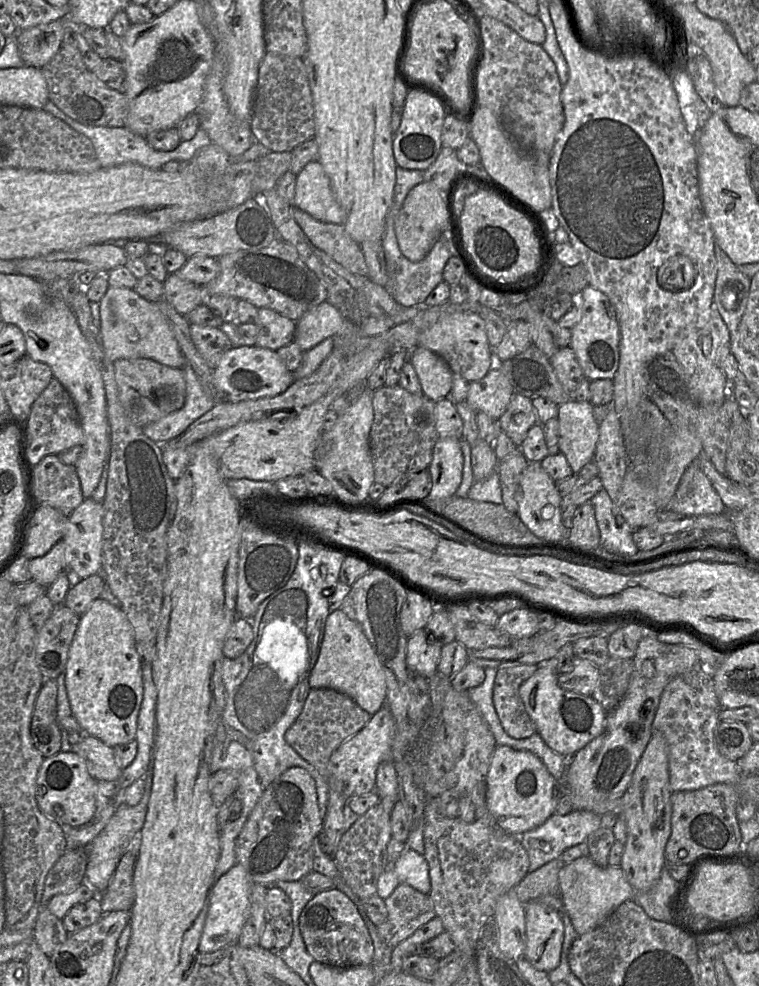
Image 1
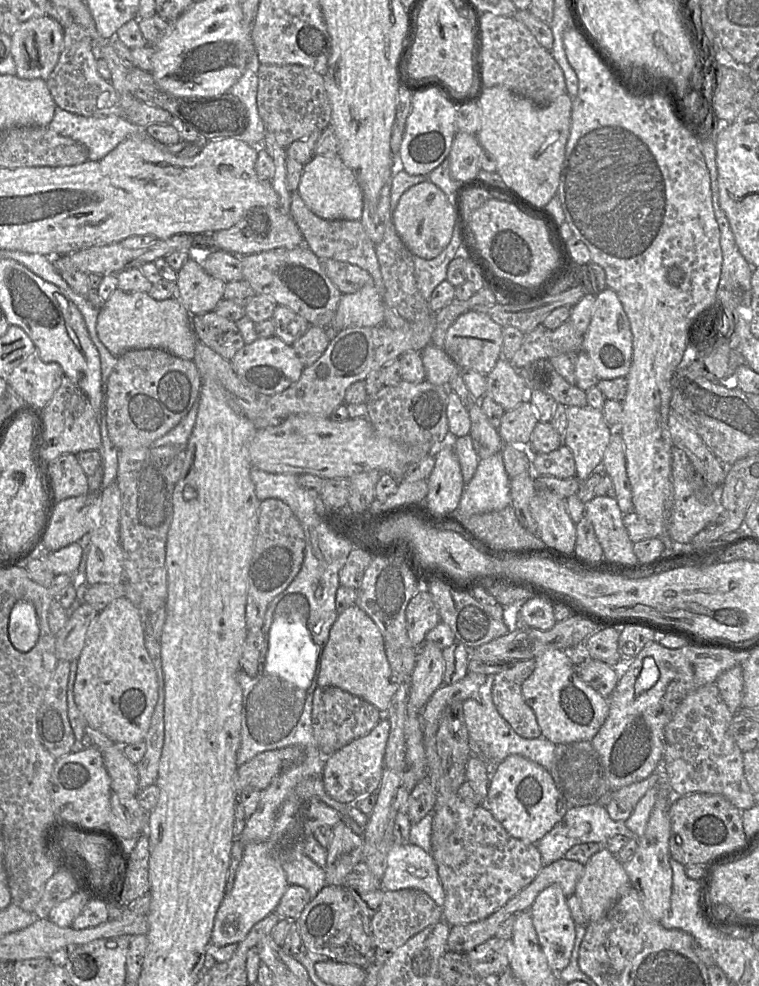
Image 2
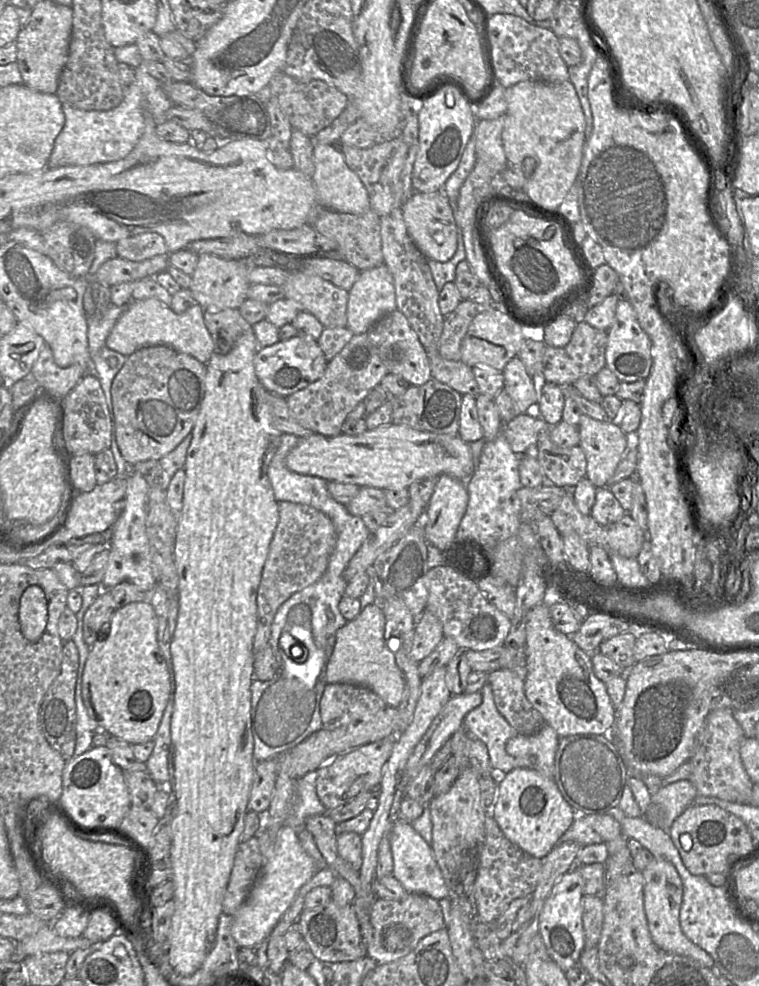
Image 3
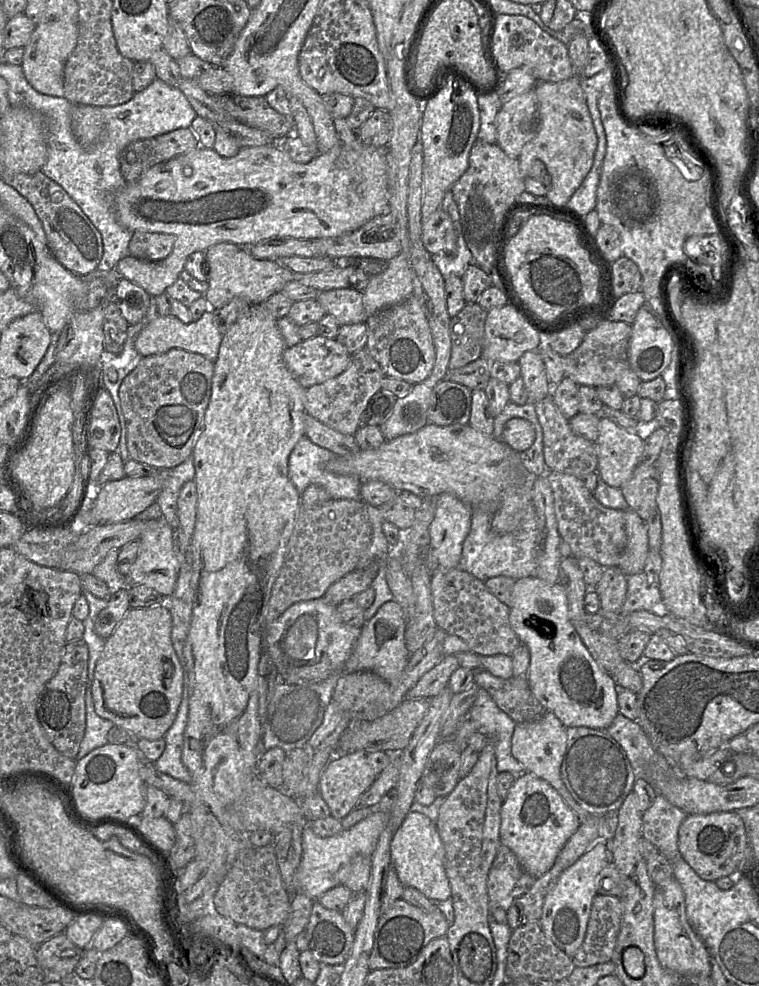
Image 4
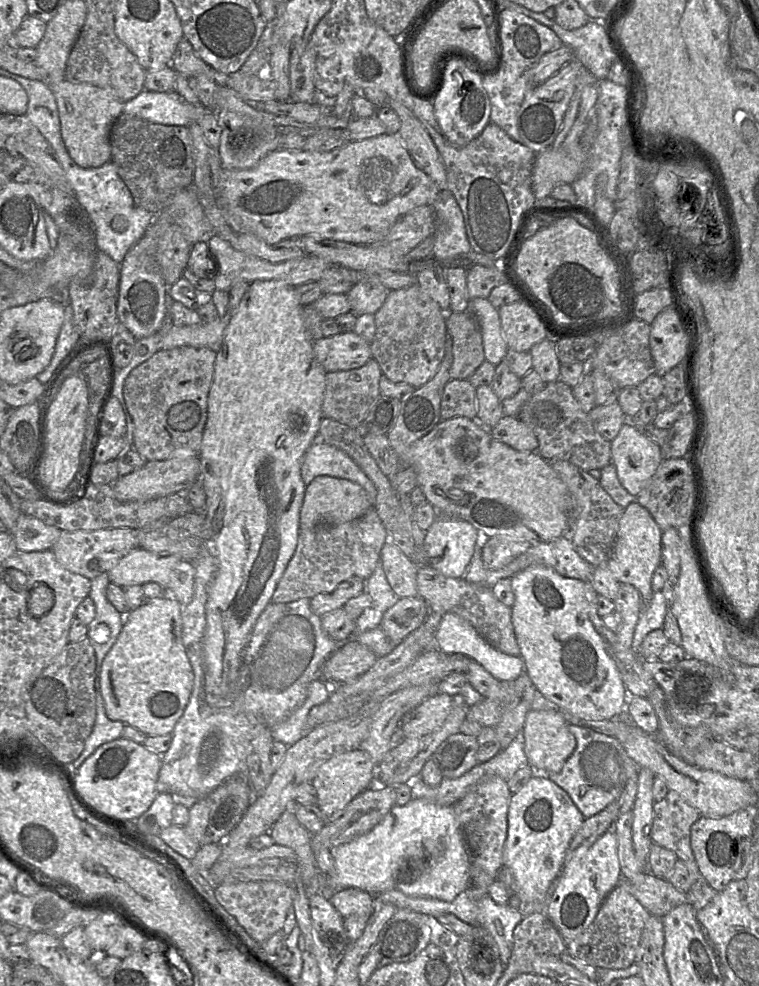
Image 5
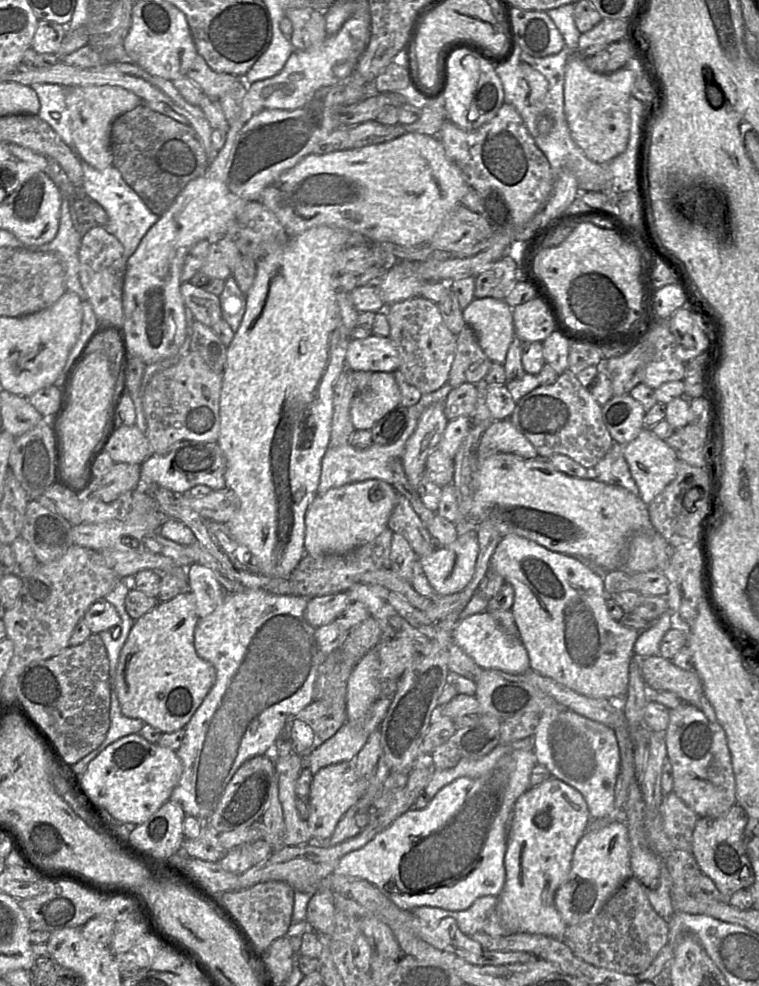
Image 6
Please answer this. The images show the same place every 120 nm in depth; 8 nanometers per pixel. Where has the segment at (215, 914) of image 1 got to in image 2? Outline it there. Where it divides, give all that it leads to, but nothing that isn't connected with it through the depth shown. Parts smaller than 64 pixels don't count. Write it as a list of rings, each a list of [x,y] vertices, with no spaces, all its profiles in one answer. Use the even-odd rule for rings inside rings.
[[[266,842],[245,845],[232,889],[226,892],[215,915],[210,943],[223,947],[244,940],[256,923],[275,912],[288,886],[283,866],[273,858]]]

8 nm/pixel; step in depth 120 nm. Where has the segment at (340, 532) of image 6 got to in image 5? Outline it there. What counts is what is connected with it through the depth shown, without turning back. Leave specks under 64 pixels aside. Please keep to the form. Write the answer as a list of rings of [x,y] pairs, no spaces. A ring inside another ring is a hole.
[[[318,476],[306,486],[300,509],[300,530],[308,530],[321,524],[350,522],[374,509],[373,504],[372,497],[357,483],[330,476]]]

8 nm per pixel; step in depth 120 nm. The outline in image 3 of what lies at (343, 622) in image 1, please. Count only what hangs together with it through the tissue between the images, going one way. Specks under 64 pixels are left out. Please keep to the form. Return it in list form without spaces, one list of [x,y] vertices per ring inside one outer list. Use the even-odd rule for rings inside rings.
[[[371,604],[363,608],[360,614],[348,621],[336,633],[333,653],[326,669],[328,684],[350,683],[369,688],[389,707],[398,707],[403,697],[404,679],[396,664],[394,652],[386,644],[386,619],[383,611]]]

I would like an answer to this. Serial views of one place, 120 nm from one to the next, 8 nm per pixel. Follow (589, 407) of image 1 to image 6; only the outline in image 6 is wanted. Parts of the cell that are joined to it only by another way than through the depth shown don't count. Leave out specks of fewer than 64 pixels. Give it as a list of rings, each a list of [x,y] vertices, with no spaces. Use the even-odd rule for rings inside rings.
[[[644,427],[633,441],[625,444],[623,455],[638,487],[639,497],[647,505],[676,477],[678,458],[675,451],[664,440],[657,437],[651,428]]]

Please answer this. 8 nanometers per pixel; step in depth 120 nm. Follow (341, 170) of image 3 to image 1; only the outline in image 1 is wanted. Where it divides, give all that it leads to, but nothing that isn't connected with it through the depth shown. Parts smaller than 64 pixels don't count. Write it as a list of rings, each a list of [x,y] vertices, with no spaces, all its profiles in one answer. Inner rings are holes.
[[[317,160],[309,162],[297,175],[293,206],[324,223],[344,225],[346,222],[346,213],[337,202],[330,179]]]

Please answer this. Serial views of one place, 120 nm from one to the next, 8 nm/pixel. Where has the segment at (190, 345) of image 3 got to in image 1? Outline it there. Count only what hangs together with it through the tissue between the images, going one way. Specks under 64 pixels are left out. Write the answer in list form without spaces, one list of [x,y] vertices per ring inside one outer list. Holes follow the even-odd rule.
[[[109,286],[99,304],[99,330],[105,353],[111,362],[147,358],[172,368],[182,368],[187,363],[168,321],[156,303],[144,299],[133,289]]]

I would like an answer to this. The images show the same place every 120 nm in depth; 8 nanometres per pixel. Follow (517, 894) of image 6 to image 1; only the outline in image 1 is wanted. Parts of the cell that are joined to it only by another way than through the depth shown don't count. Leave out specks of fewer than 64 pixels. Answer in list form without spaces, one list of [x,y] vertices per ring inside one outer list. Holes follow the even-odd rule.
[[[496,745],[486,776],[486,805],[502,831],[522,835],[542,825],[554,814],[560,793],[556,780],[536,755]]]

